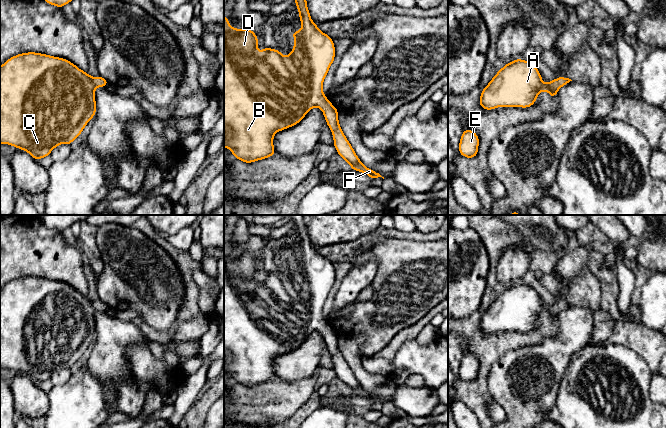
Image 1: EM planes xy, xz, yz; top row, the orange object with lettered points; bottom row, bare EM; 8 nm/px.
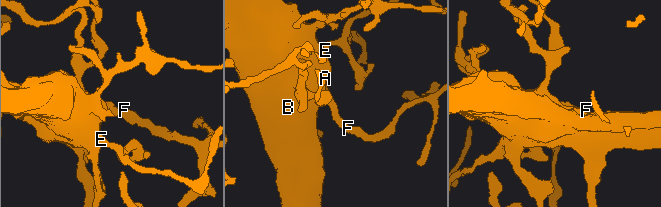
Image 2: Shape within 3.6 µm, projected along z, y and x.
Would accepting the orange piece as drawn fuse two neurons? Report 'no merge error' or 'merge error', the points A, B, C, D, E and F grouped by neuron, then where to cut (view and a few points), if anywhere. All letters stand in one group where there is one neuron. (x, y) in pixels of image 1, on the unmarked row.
no merge error | A B C D E F | no cut

